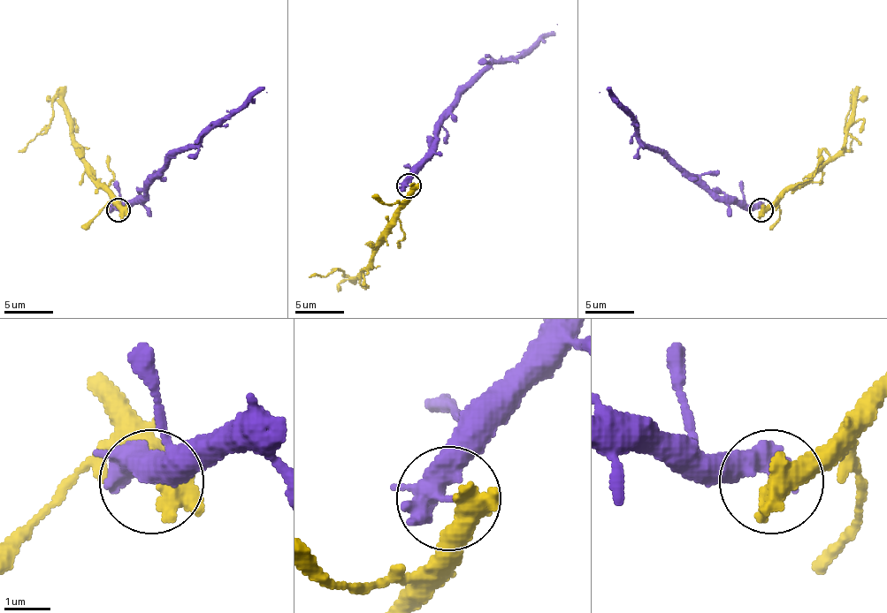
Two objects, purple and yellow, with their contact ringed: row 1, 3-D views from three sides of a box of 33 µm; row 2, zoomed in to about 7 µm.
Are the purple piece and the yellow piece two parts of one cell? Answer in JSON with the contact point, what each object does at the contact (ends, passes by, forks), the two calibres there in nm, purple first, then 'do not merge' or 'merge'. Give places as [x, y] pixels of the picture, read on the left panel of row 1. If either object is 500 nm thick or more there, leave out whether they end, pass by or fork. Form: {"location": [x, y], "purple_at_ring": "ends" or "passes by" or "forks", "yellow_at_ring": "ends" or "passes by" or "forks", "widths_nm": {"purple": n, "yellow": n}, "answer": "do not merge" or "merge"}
{"location": [118, 210], "widths_nm": {"purple": 400, "yellow": 650}, "answer": "do not merge"}

